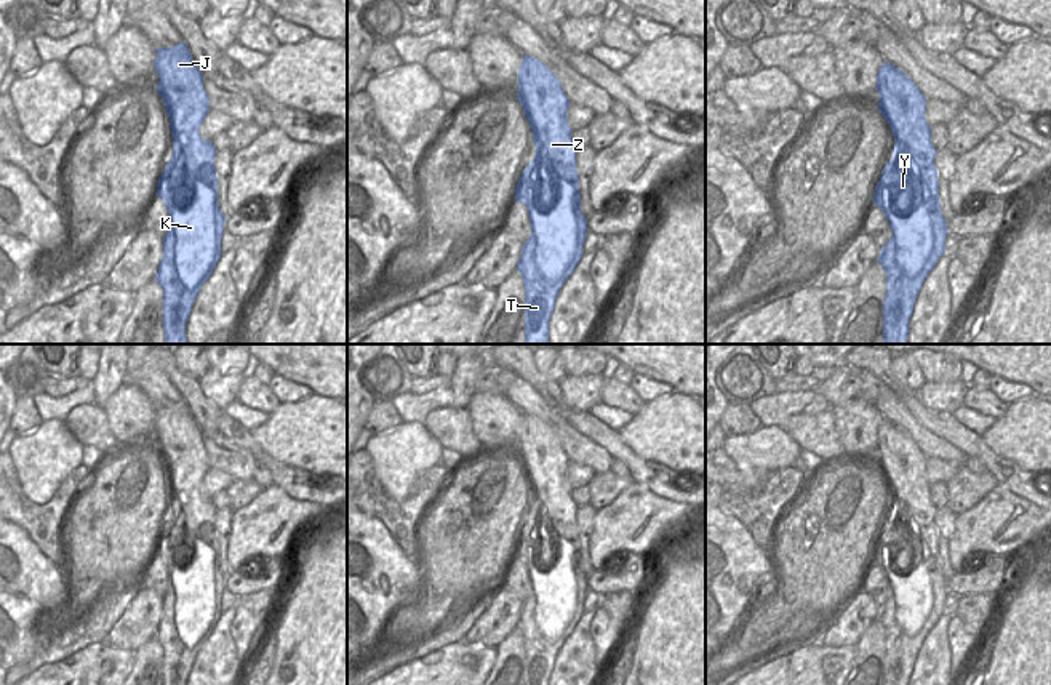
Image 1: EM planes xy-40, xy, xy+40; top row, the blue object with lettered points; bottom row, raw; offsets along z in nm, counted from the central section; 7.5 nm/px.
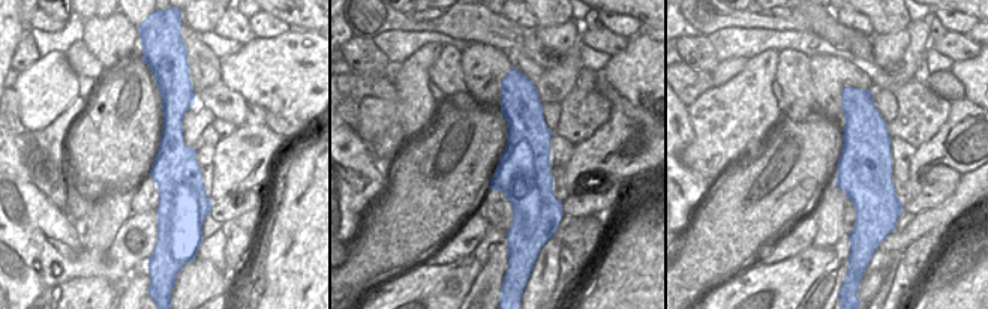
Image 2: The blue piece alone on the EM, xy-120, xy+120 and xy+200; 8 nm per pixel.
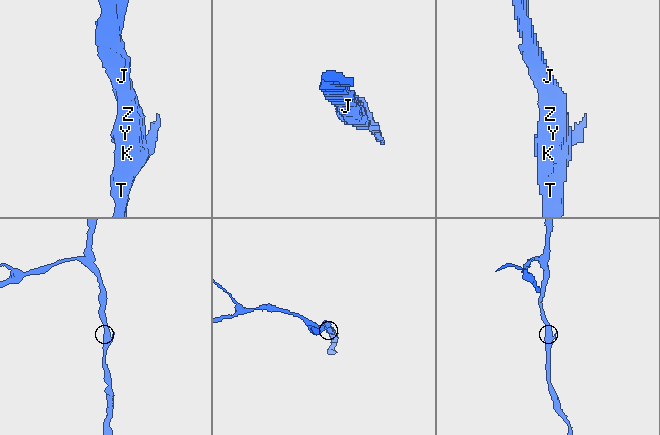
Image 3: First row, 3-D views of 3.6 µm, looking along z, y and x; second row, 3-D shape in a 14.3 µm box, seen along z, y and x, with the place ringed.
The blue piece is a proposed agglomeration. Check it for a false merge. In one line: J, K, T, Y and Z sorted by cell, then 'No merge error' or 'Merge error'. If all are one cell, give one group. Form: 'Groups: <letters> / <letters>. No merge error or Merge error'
Groups: J K T Y Z. No merge error.

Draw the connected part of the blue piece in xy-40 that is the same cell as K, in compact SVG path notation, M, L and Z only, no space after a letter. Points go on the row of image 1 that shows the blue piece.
M184 42L157 48L154 69L173 136L173 155L155 192L170 213L170 226L154 278L163 290L165 344L189 344L186 323L222 254L227 218L218 205L216 149L198 133L210 110L203 75Z

